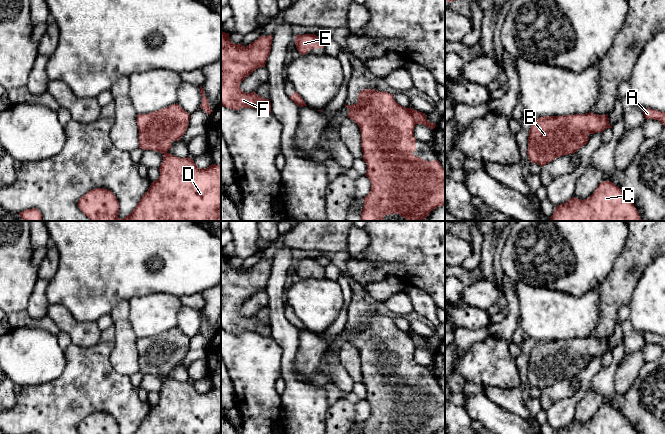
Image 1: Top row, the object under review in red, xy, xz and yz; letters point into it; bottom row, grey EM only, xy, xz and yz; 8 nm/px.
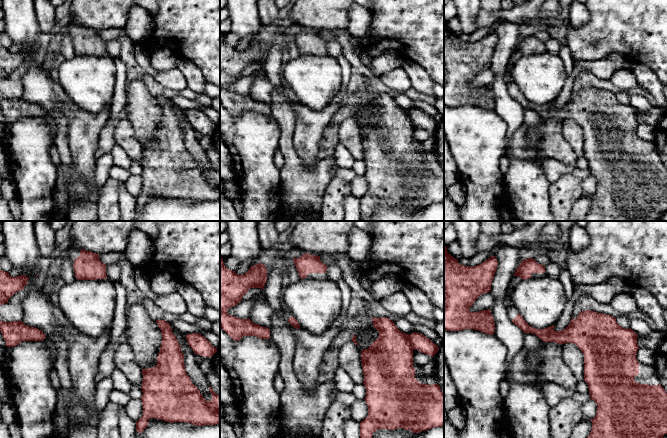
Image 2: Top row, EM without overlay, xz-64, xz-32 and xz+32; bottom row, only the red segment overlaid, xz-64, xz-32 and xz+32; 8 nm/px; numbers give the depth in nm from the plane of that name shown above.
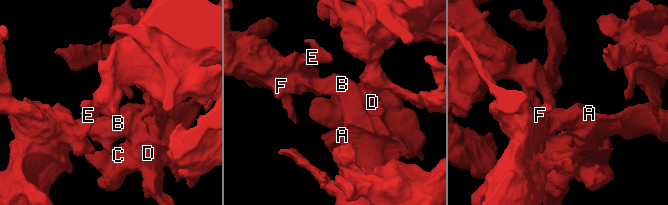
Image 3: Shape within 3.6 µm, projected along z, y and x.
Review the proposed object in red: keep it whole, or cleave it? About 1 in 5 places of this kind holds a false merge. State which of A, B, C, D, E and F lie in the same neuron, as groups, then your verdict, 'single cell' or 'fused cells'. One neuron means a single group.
A B C D E F | single cell

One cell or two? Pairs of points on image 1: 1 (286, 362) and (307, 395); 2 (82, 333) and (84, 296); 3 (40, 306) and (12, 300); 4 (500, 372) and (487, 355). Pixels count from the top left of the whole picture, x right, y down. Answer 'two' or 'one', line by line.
1: one
2: two
3: two
4: one

